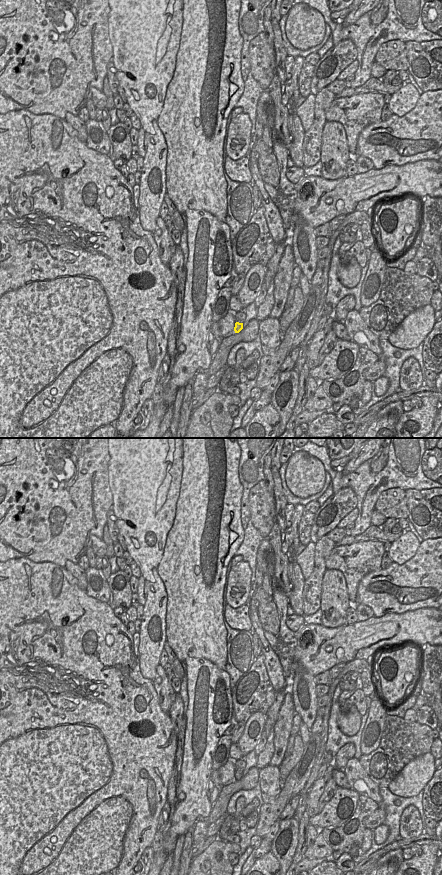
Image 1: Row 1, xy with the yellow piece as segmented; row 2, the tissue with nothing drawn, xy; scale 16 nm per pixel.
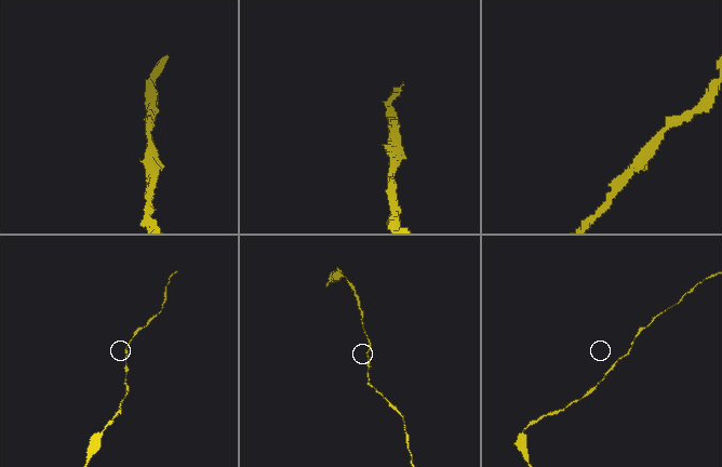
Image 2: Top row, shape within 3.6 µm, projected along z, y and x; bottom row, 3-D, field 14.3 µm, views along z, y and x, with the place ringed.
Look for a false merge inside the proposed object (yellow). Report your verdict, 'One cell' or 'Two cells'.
One cell

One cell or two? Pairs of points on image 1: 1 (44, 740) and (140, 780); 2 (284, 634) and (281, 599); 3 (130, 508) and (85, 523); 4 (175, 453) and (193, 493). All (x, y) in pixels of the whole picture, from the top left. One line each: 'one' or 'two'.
1: one
2: one
3: two
4: two

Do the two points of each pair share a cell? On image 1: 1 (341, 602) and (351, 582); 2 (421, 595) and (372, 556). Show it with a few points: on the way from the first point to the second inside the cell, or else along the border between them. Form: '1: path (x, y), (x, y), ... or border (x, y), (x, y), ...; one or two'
1: border (338, 569), (343, 575), (346, 592), (351, 603); two
2: border (380, 568), (368, 572), (360, 581); two

